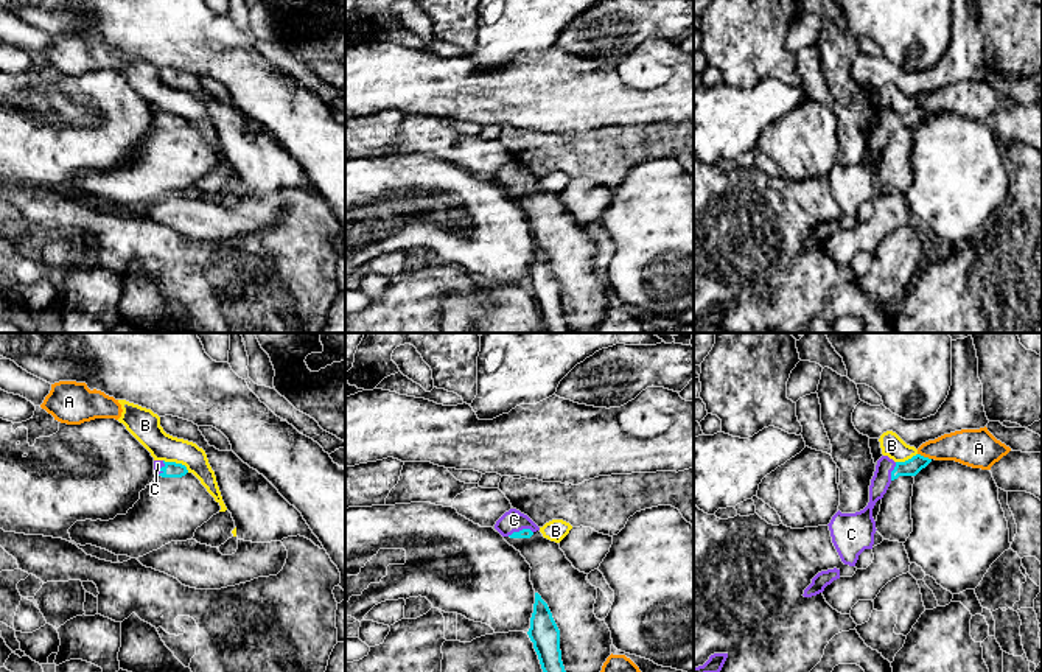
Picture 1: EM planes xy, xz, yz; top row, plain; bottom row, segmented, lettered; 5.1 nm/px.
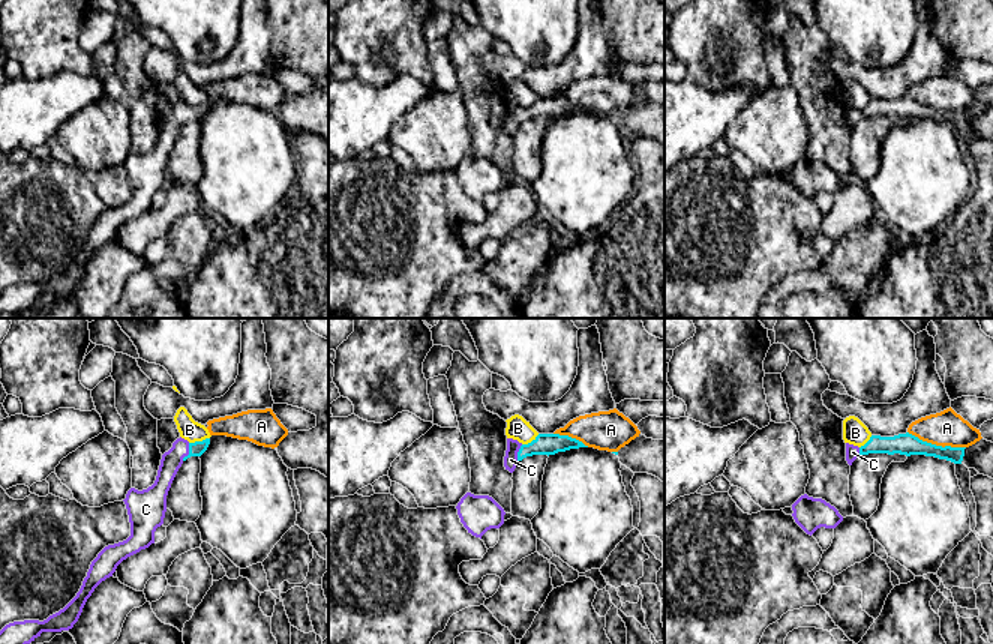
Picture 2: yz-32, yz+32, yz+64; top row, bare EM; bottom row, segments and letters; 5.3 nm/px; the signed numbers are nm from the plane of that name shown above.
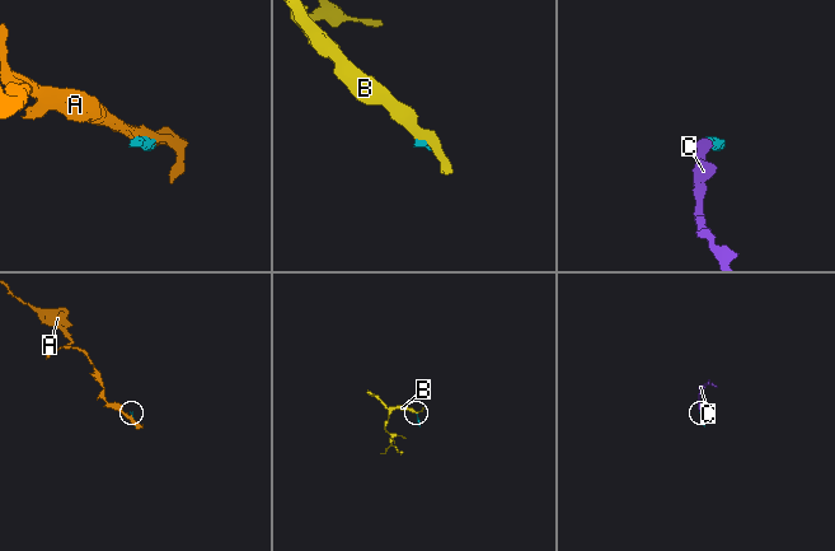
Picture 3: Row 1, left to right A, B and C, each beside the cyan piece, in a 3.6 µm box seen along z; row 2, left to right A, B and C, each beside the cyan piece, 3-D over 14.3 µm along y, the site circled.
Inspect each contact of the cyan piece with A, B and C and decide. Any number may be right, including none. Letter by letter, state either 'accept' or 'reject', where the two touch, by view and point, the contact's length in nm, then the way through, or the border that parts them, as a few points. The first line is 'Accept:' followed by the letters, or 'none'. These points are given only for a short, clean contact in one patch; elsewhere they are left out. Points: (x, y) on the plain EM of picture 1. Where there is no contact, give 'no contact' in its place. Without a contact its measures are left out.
Accept: C
A: reject; meets cyan in yz at (923, 108); contact 80 nm long
B: reject; meets cyan in xy at (178, 115); contact 150 nm long; border along xy (164, 111), (181, 114), (188, 123)
C: accept; meets cyan in xz at (520, 182); contact 140 nm long; runs through xz (526, 184), (520, 182), (514, 171)

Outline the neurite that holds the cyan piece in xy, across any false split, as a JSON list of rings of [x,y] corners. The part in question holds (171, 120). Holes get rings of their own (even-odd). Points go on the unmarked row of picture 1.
[[[154,112],[154,126],[162,129],[182,129],[188,124],[187,118],[176,114]]]

